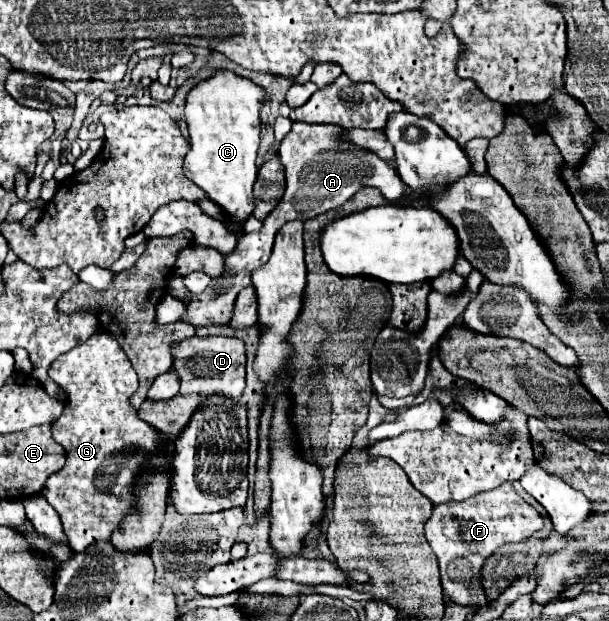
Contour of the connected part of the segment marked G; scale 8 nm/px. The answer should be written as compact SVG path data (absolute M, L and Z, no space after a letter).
M98 330L86 346L76 346L56 358L48 368L48 376L68 394L62 416L52 424L54 440L66 450L66 466L48 478L42 496L60 514L72 550L84 550L92 542L110 540L120 514L132 502L128 486L132 486L132 478L140 470L140 458L162 436L146 422L140 422L130 406L138 376L110 332Z

